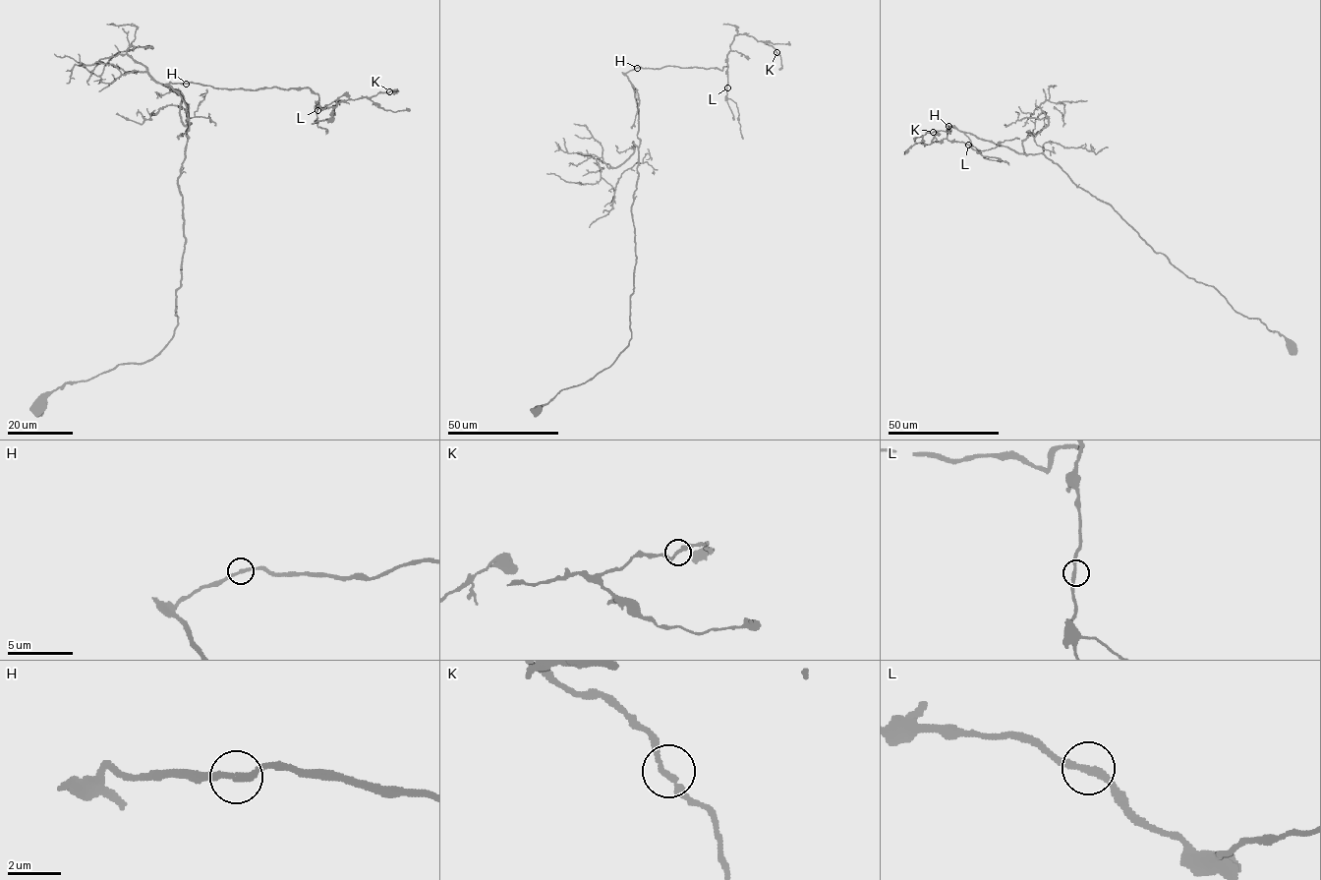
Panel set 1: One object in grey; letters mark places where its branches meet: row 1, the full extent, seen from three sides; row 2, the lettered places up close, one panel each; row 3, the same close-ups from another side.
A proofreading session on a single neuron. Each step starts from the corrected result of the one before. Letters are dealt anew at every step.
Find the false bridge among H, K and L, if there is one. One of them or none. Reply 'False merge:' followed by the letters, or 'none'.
False merge: none

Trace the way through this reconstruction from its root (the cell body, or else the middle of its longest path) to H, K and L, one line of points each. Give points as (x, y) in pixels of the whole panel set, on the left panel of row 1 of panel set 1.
H: (38, 408), (67, 383), (150, 360), (174, 334), (185, 242), (178, 178), (190, 124), (170, 84), (186, 84)
K: (38, 408), (67, 383), (150, 360), (178, 324), (190, 124), (170, 83), (309, 88), (321, 110), (389, 91)
L: (38, 408), (67, 383), (150, 360), (178, 324), (190, 124), (170, 84), (309, 88), (317, 110)

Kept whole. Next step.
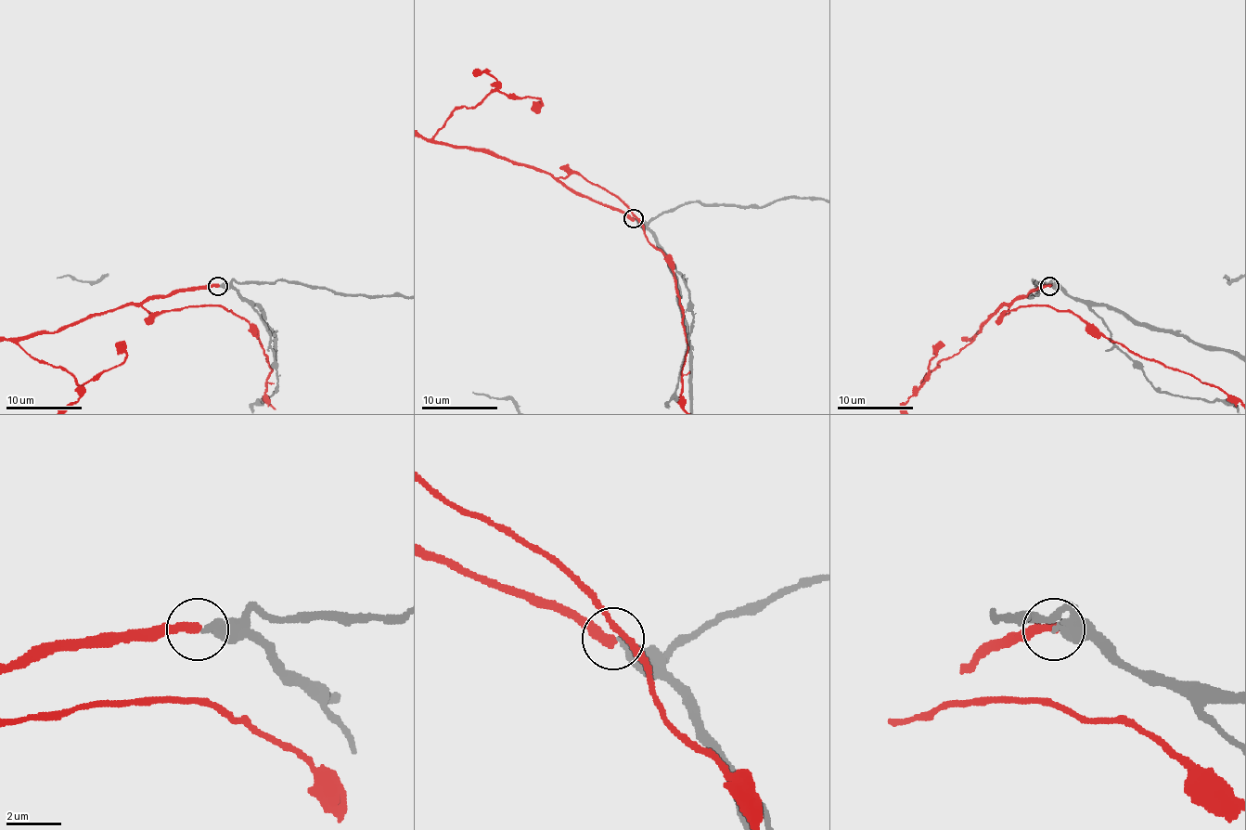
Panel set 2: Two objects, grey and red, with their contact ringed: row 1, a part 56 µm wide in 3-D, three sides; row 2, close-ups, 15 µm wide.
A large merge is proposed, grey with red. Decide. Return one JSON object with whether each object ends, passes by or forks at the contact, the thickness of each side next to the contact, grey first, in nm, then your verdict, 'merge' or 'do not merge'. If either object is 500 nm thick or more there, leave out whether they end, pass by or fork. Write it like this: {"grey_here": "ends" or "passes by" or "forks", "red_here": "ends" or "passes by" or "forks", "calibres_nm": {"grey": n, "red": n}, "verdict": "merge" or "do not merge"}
{"grey_here": "ends", "red_here": "ends", "calibres_nm": {"grey": 340, "red": 360}, "verdict": "do not merge"}

